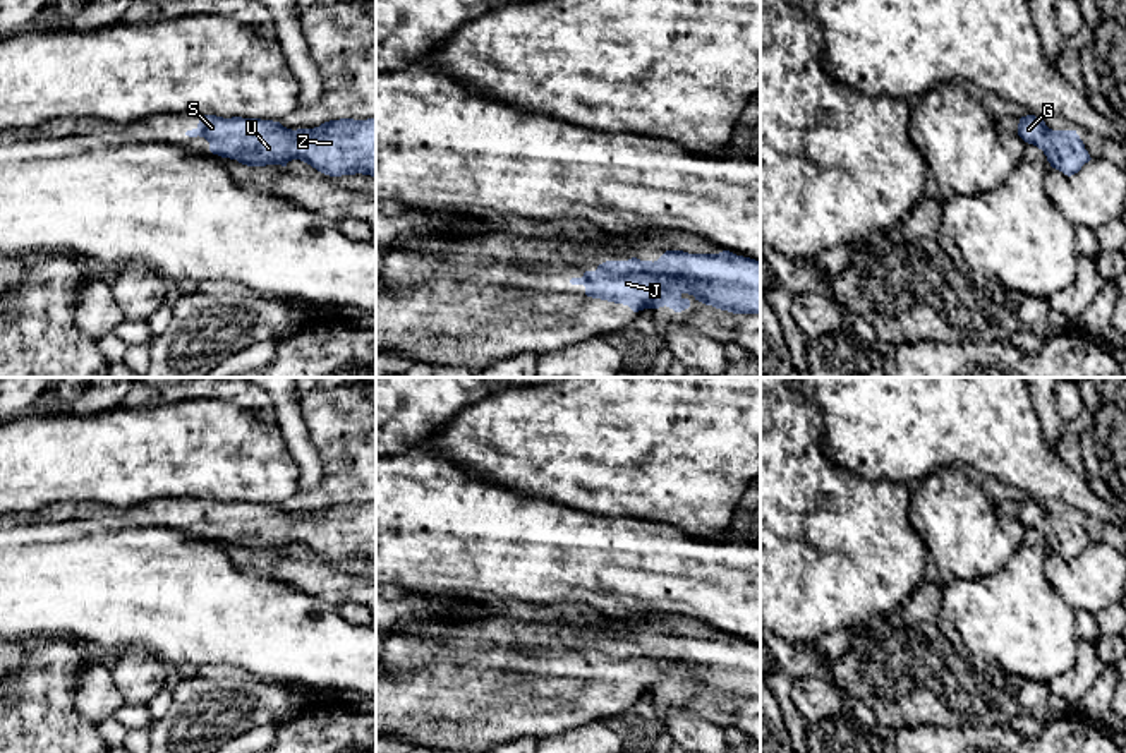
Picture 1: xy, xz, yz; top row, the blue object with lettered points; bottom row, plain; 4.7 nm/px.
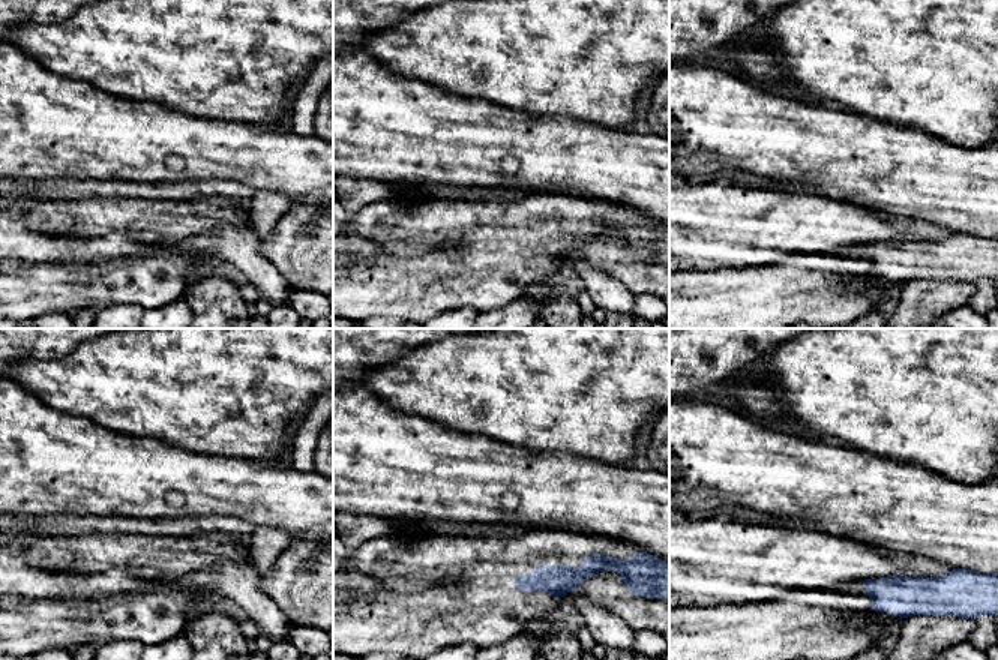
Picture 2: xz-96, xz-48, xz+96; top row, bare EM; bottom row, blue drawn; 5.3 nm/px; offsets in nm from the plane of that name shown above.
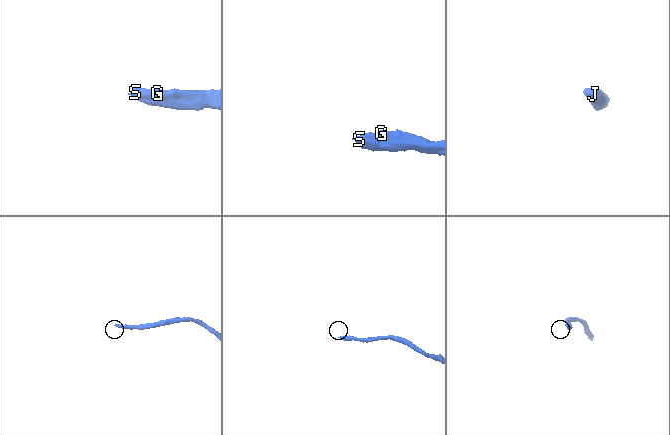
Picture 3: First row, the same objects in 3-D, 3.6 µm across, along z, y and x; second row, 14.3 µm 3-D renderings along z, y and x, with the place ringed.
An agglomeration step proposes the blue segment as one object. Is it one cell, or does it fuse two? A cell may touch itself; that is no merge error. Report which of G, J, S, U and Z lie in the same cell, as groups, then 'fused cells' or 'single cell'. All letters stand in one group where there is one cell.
G J S U Z; single cell

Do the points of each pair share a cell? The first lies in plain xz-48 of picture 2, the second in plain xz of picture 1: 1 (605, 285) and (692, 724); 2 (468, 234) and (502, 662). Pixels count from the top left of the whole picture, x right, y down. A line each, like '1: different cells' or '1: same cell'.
1: same cell
2: same cell

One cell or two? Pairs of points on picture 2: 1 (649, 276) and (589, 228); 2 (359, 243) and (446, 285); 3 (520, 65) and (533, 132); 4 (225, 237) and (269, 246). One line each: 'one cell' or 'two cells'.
1: two cells
2: two cells
3: two cells
4: two cells

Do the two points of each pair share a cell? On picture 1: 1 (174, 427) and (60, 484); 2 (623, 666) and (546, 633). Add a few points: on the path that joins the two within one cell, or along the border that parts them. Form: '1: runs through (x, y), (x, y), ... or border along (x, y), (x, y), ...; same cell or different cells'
1: runs through (146, 451), (126, 457), (88, 458); same cell
2: runs through (605, 654), (565, 637); same cell

